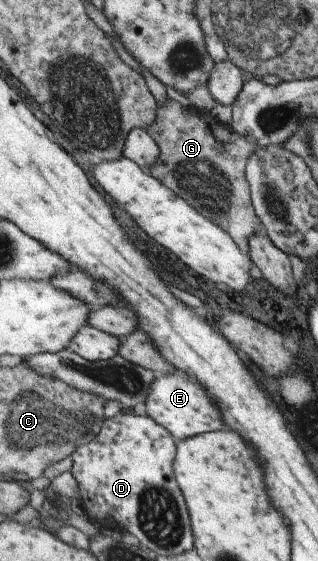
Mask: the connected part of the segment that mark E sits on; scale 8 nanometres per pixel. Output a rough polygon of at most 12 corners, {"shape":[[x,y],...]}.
{"shape":[[183,372],[153,382],[146,414],[177,442],[223,428],[219,408]]}

